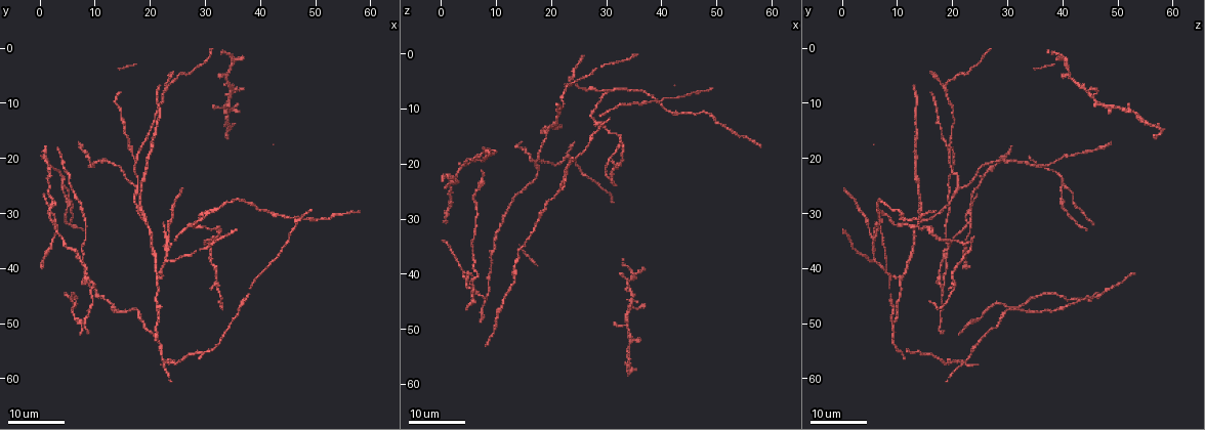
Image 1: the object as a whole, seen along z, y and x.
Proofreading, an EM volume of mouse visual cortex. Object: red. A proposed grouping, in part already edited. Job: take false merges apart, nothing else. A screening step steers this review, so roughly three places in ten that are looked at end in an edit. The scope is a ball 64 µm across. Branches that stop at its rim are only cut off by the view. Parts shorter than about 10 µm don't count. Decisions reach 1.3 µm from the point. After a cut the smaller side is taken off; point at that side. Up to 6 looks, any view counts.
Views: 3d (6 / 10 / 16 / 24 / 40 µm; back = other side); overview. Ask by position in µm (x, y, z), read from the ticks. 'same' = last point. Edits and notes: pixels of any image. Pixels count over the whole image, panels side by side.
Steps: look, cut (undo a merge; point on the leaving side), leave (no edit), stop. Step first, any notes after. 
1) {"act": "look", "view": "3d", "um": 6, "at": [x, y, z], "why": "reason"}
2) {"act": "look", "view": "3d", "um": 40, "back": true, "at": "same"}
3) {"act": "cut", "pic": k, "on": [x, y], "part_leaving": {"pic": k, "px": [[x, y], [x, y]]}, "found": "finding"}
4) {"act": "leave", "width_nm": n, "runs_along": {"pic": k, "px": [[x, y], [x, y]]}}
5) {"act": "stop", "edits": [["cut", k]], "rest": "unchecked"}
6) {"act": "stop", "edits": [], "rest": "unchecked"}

{"act": "look", "view": "3d", "um": 24, "at": [17.5, 25.5, 21.0], "why": "thin arm on a thick one"}

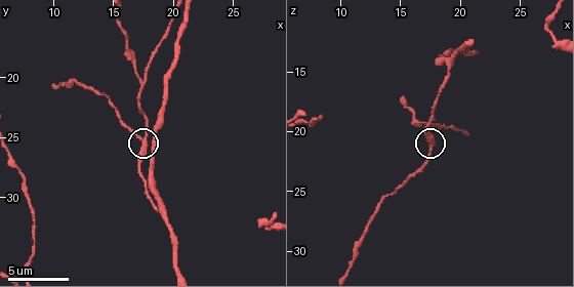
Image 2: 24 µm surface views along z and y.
{"act": "look", "view": "3d", "um": 10, "at": [17.6, 25.2, 21.2]}

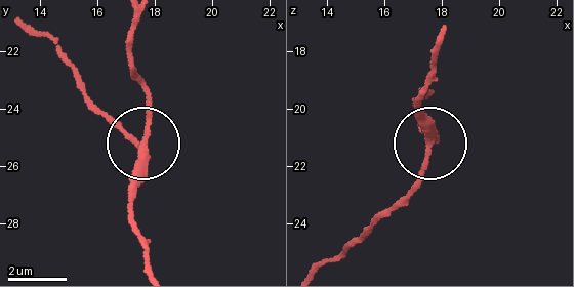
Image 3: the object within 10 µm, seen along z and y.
{"act": "leave", "arms": 3, "runs_along": {"pic": 3, "px": [[441, 45], [421, 91], [428, 163], [406, 204]]}, "found": "one cell here"}

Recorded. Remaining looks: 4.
{"act": "look", "view": "3d", "um": 16, "at": [9.5, 43.5, 18.0], "why": "small branch off a trunk"}

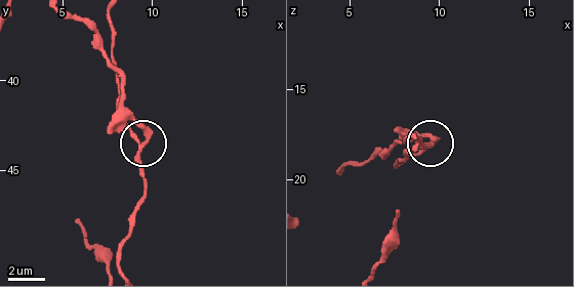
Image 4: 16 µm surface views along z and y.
{"act": "look", "view": "3d", "um": 6, "at": "same", "why": "closer look"}

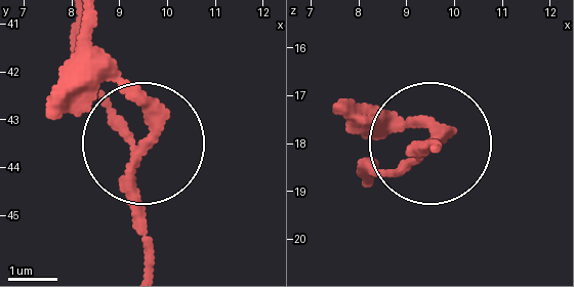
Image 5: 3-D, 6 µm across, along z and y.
{"act": "look", "view": "3d", "um": 6, "back": true, "at": "same"}

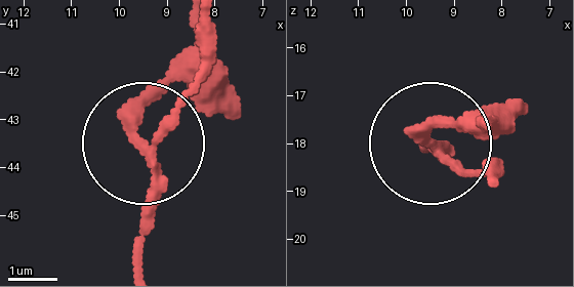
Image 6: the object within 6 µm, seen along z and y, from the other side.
{"act": "cut", "pic": 6, "on": [148, 98], "side_arm_um": 30, "part_leaving": {"pic": 6, "px": [[438, 146], [429, 129], [487, 121]]}, "found": "two cells meet here"}

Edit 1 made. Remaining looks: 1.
{"act": "stop", "edits": [["cut", 6]], "rest": "unchecked"}

